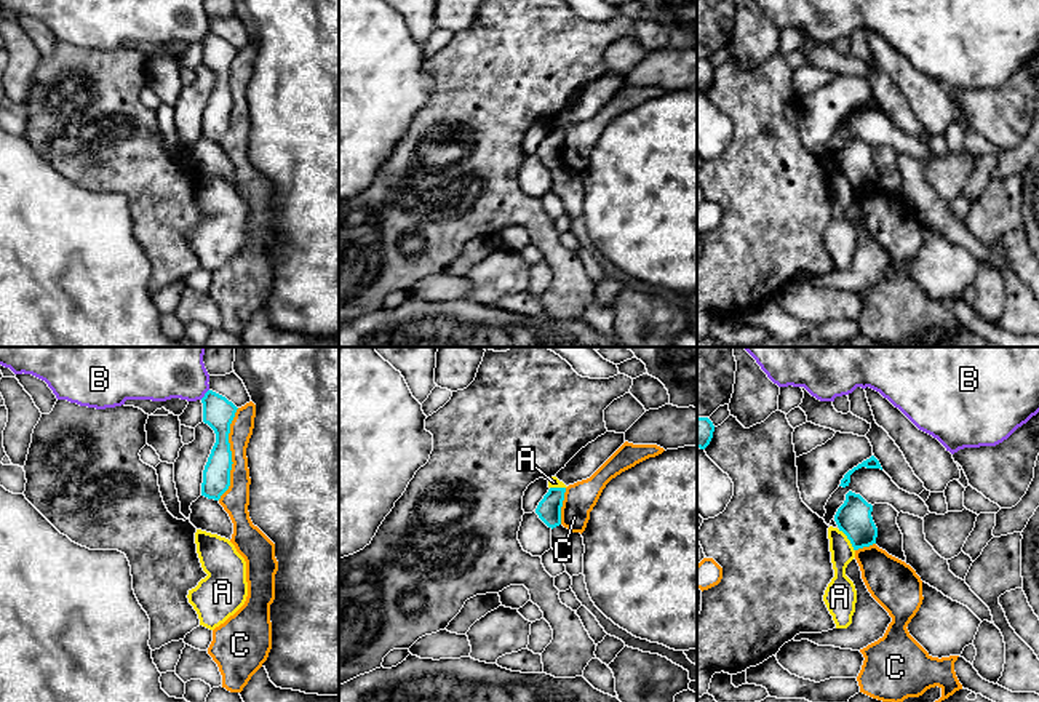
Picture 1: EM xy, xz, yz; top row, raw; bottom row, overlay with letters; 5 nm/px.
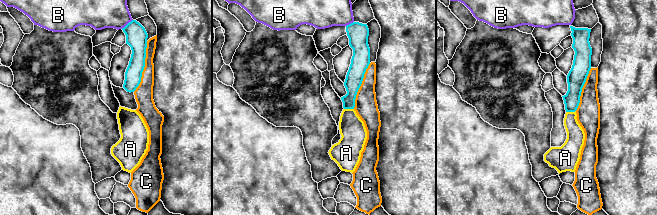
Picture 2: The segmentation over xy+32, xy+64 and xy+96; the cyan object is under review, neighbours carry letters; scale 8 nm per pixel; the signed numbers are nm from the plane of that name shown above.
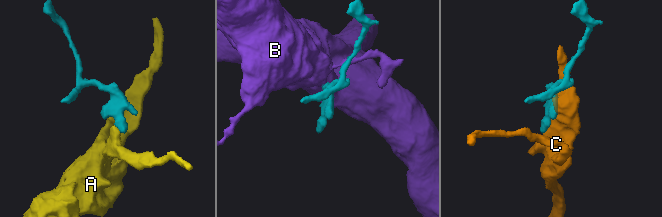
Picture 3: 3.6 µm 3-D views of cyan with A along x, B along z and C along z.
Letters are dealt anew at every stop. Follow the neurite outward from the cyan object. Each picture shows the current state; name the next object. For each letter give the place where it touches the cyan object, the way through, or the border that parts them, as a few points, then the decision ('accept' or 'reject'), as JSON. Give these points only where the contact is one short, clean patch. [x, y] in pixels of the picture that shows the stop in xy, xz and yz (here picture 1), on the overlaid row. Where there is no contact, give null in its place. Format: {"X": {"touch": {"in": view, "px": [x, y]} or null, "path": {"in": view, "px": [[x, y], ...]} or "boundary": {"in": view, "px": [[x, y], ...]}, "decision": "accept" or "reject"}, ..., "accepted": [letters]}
{"A": {"touch": {"in": "yz", "px": [847, 538]}, "boundary": {"in": "yz", "px": [[838, 530], [846, 536], [854, 550]]}, "decision": "reject"}, "B": {"touch": {"in": "xy", "px": [205, 394]}, "boundary": {"in": "xy", "px": [[208, 389], [200, 398]]}, "decision": "reject"}, "C": {"touch": {"in": "xy", "px": [230, 454]}, "decision": "reject"}, "accepted": []}

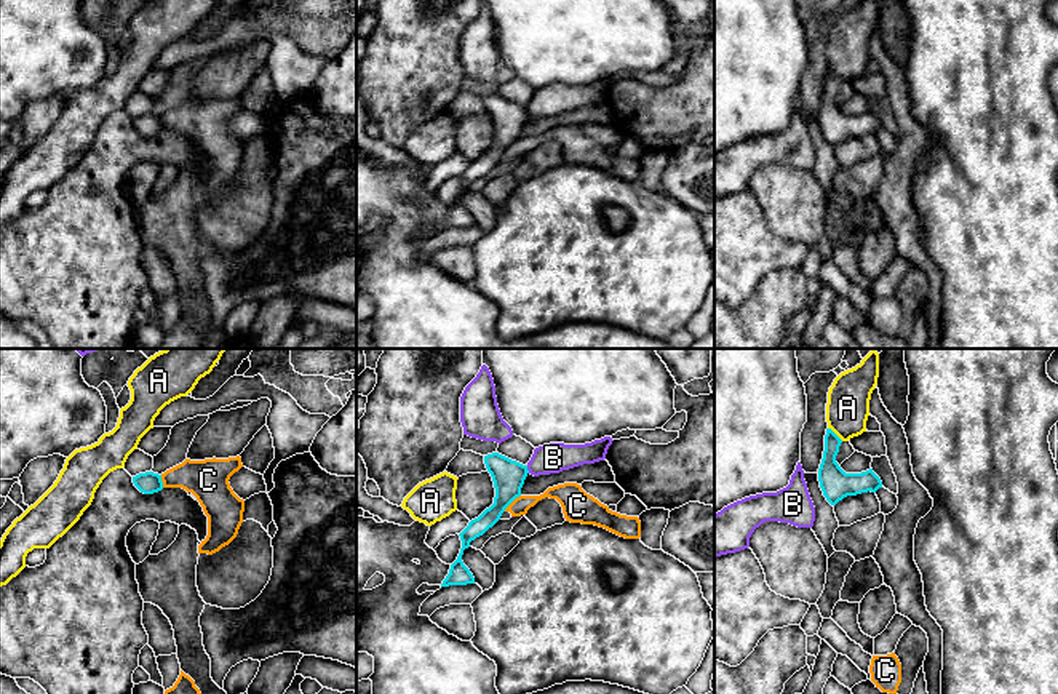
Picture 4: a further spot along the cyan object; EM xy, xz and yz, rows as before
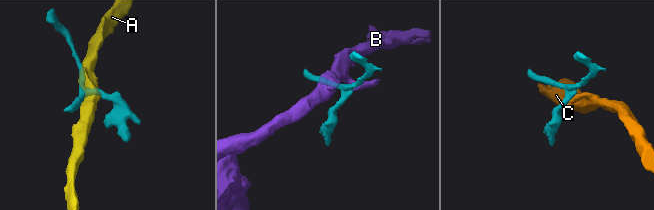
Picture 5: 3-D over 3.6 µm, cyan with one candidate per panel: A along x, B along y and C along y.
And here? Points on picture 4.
{"A": {"touch": {"in": "yz", "px": [835, 434]}, "boundary": {"in": "yz", "px": [[828, 427], [843, 440]]}, "decision": "reject"}, "B": {"touch": {"in": "xz", "px": [526, 469]}, "boundary": {"in": "xz", "px": [[526, 466], [529, 472]]}, "decision": "reject"}, "C": {"touch": {"in": "xz", "px": [512, 501]}, "boundary": {"in": "xz", "px": [[520, 494], [504, 510]]}, "decision": "reject"}, "accepted": []}

